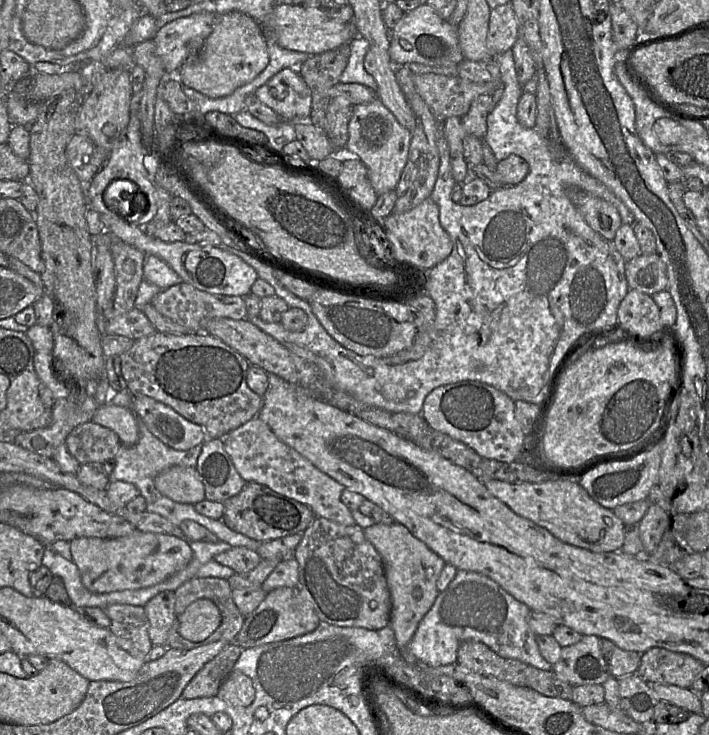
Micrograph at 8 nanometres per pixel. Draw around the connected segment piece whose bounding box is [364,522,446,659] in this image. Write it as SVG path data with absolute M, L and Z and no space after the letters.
M374 523L364 529L364 535L378 551L384 564L391 595L389 625L394 631L397 646L405 659L414 659L409 652L409 643L439 593L437 579L446 563L401 523Z

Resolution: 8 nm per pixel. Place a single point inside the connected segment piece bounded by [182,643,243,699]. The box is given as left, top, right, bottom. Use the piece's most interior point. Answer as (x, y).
(206, 683)

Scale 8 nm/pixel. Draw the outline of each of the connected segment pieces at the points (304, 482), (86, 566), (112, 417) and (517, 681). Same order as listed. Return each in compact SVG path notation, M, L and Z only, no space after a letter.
M255 417L223 437L226 452L246 483L263 484L275 492L309 506L316 517L342 525L356 524L351 510L341 501L343 485L315 467L296 450L280 441L270 427Z
M136 530L119 538L82 537L69 543L83 585L93 593L109 593L150 587L182 570L193 557L188 542L173 535Z
M114 404L100 405L92 421L114 431L124 446L134 446L139 439L138 418L131 408Z
M473 640L461 642L457 662L476 673L493 676L517 686L532 688L544 696L571 700L573 686L559 679L553 670L541 670L516 659L503 658L482 642Z

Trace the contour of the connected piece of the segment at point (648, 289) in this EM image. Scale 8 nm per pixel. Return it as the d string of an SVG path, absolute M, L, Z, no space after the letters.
M658 253L641 254L626 261L625 274L630 289L648 295L668 288L666 266Z

